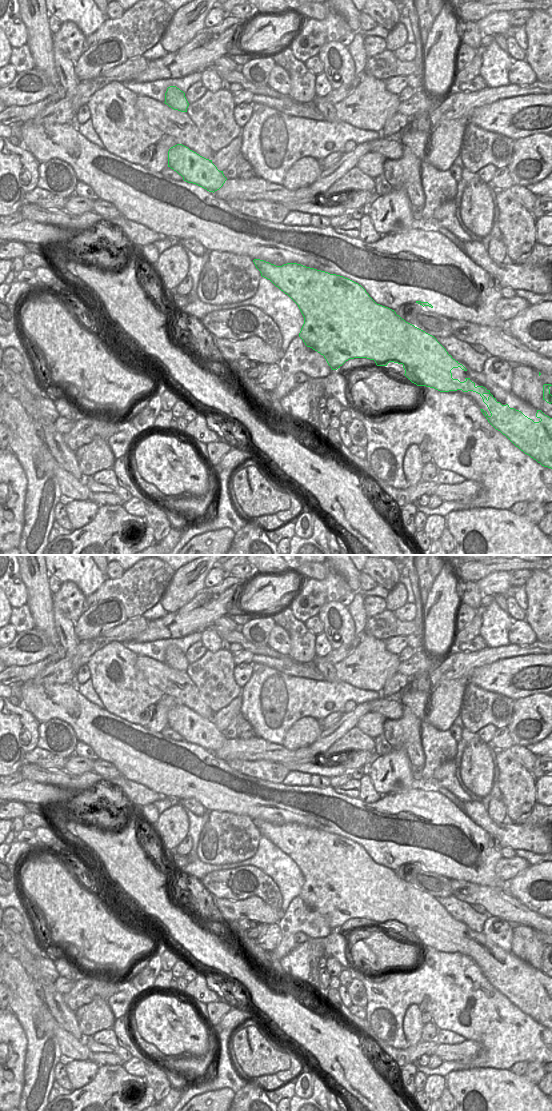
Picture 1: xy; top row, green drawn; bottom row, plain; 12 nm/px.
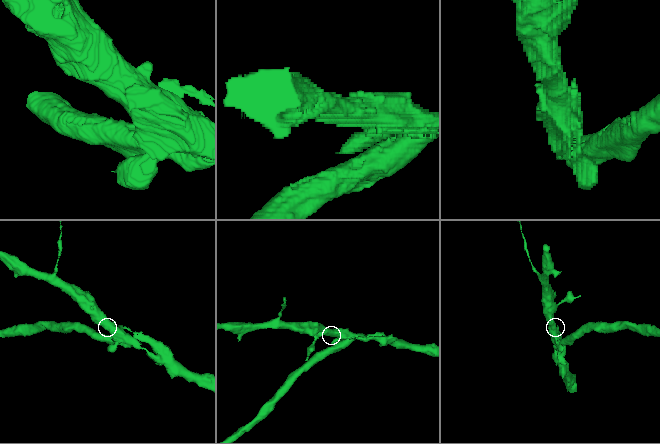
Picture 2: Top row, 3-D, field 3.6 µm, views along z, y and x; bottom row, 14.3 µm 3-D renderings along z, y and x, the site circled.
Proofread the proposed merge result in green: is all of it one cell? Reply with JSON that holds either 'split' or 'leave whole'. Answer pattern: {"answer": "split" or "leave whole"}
{"answer": "split"}

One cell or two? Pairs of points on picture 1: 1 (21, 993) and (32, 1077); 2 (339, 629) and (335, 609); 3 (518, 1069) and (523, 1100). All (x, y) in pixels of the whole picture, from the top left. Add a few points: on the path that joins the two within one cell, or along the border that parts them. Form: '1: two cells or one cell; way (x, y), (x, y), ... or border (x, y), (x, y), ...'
1: one cell; way (33, 1014), (35, 1056)
2: one cell; way (338, 624), (335, 614)
3: two cells; border (529, 1062), (516, 1062), (509, 1070)

